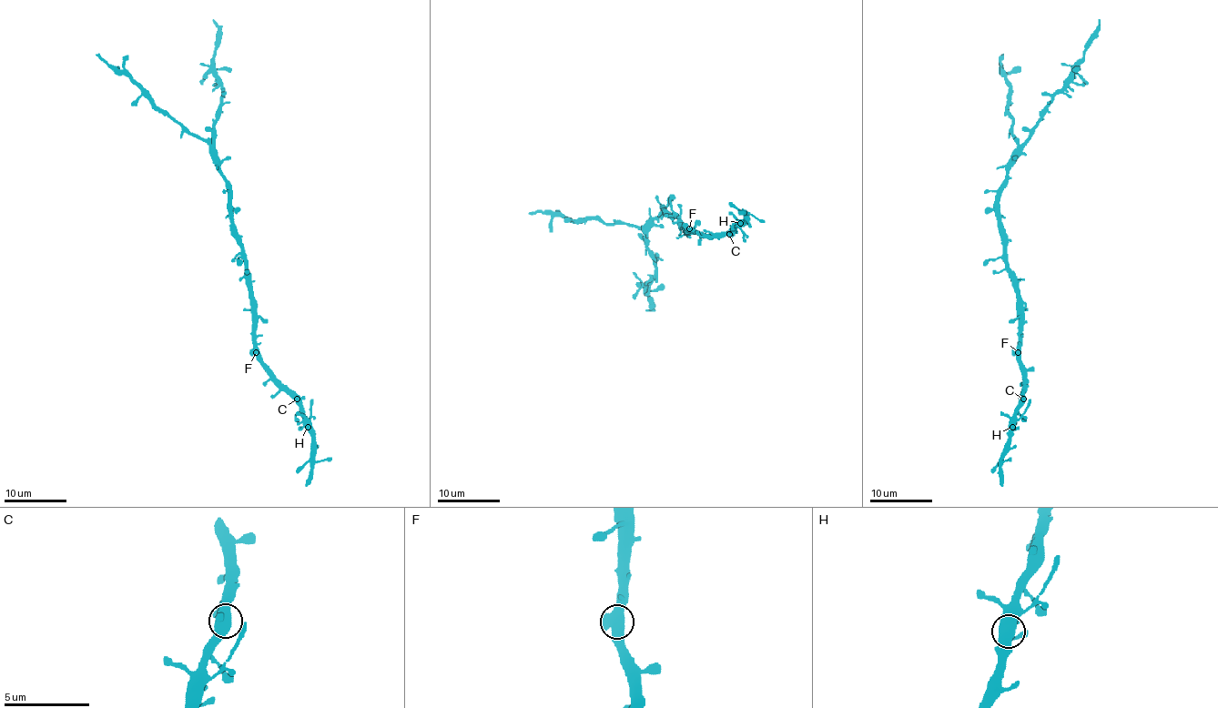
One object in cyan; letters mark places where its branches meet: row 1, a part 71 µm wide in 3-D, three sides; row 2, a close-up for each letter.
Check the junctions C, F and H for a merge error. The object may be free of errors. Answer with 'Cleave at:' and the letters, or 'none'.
Cleave at: none

